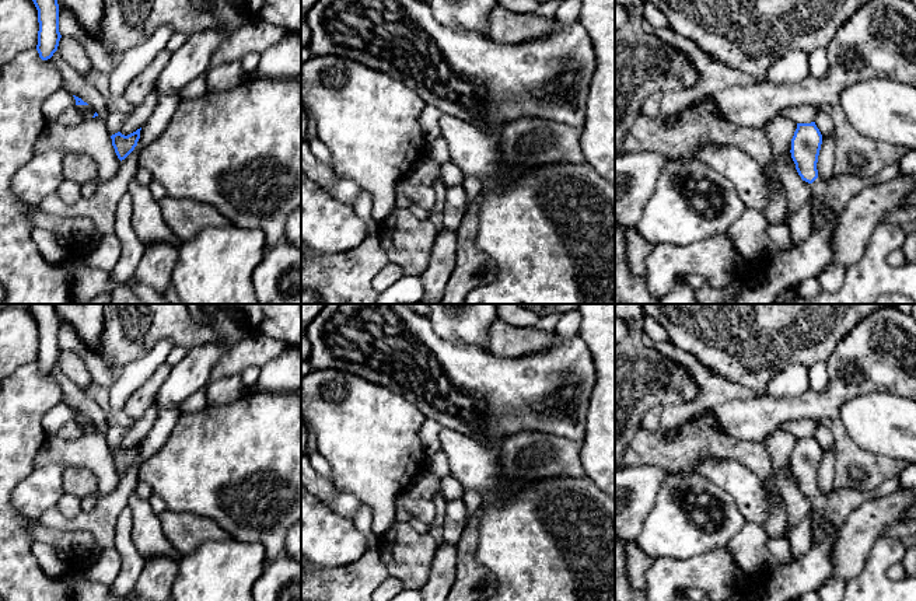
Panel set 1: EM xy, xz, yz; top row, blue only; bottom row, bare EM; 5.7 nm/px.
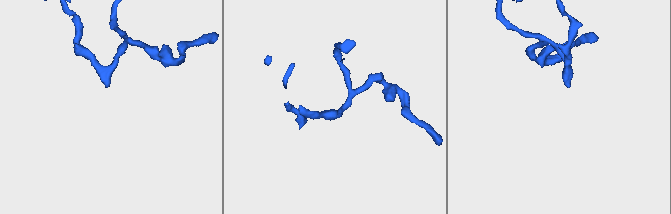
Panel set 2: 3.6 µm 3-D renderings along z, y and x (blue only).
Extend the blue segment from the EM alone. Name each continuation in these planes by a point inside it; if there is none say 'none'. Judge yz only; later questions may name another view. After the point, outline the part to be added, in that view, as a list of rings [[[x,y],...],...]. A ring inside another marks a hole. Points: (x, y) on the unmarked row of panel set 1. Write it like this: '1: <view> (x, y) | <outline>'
1: yz (834, 507) | [[[901,475],[892,476],[875,488],[857,486],[850,483],[846,488],[833,489],[829,495],[817,492],[811,497],[811,546],[822,541],[826,523],[840,527],[846,517],[864,502],[882,497],[898,490],[901,485],[899,478]]]

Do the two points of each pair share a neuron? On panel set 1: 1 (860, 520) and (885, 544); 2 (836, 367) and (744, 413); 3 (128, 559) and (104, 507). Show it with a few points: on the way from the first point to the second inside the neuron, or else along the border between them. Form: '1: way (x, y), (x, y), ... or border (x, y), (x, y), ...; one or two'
1: border (883, 534), (874, 542), (863, 568); two
2: way (827, 395), (817, 405), (772, 412); one
3: border (126, 505), (118, 519), (115, 544), (112, 547); two

